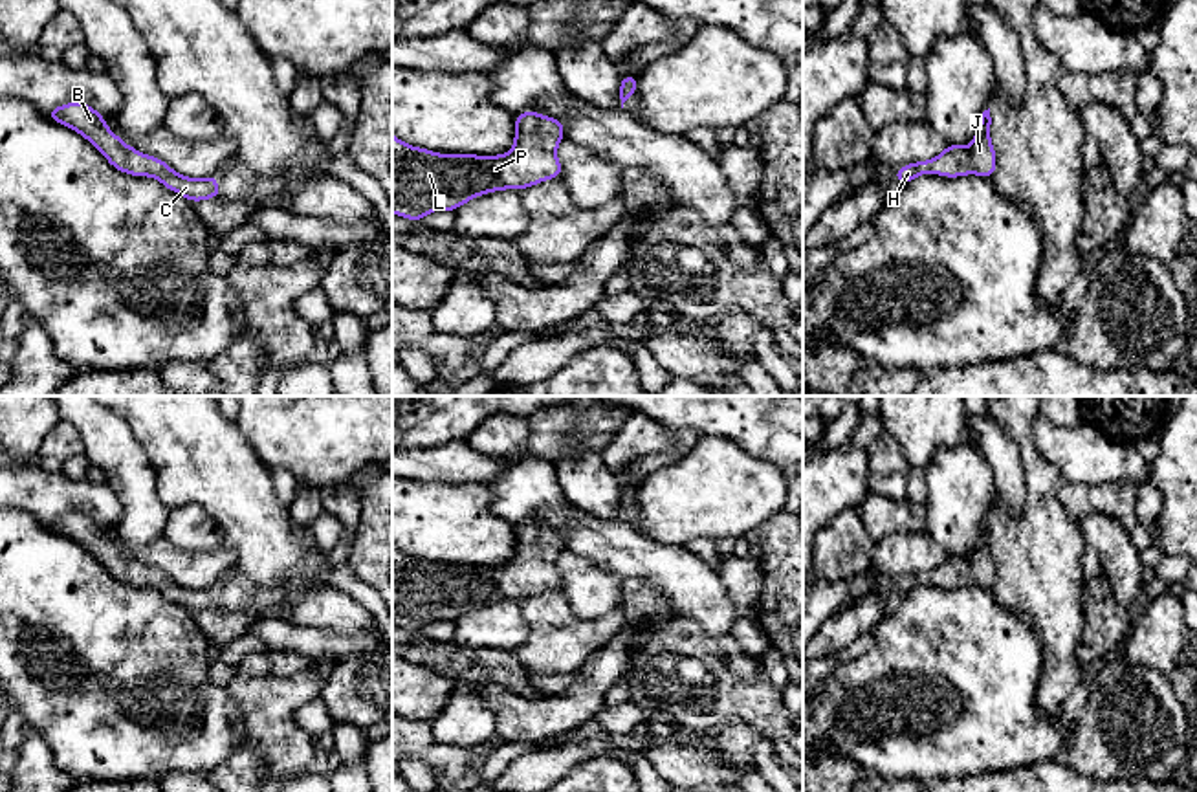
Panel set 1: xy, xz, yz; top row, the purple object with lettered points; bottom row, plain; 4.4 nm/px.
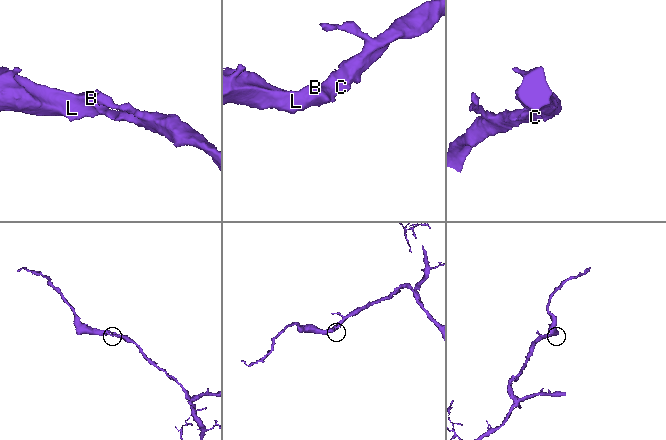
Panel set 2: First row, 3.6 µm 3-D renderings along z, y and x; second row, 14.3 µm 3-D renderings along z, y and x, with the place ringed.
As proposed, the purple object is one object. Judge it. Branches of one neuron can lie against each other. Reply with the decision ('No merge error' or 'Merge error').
No merge error

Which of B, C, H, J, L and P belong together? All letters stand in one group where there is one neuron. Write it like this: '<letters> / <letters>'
B C H J L P

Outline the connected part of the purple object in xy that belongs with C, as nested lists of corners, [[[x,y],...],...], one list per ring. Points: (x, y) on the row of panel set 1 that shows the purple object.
[[[68,103],[48,110],[46,116],[59,125],[71,126],[95,145],[112,167],[130,176],[152,176],[167,189],[185,196],[187,200],[200,202],[220,196],[220,185],[216,176],[200,180],[185,178],[174,172],[163,160],[145,156],[134,147],[126,147],[125,141],[112,134],[97,110],[84,103]]]

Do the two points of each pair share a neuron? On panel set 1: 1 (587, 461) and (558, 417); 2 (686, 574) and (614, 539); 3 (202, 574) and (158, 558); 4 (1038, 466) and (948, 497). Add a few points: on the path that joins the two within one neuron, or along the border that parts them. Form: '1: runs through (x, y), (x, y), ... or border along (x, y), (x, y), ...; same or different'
1: border along (583, 446), (598, 451); different
2: runs through (668, 567), (633, 554); same
3: runs through (191, 569), (169, 558); same
4: border along (992, 505), (988, 517); different

